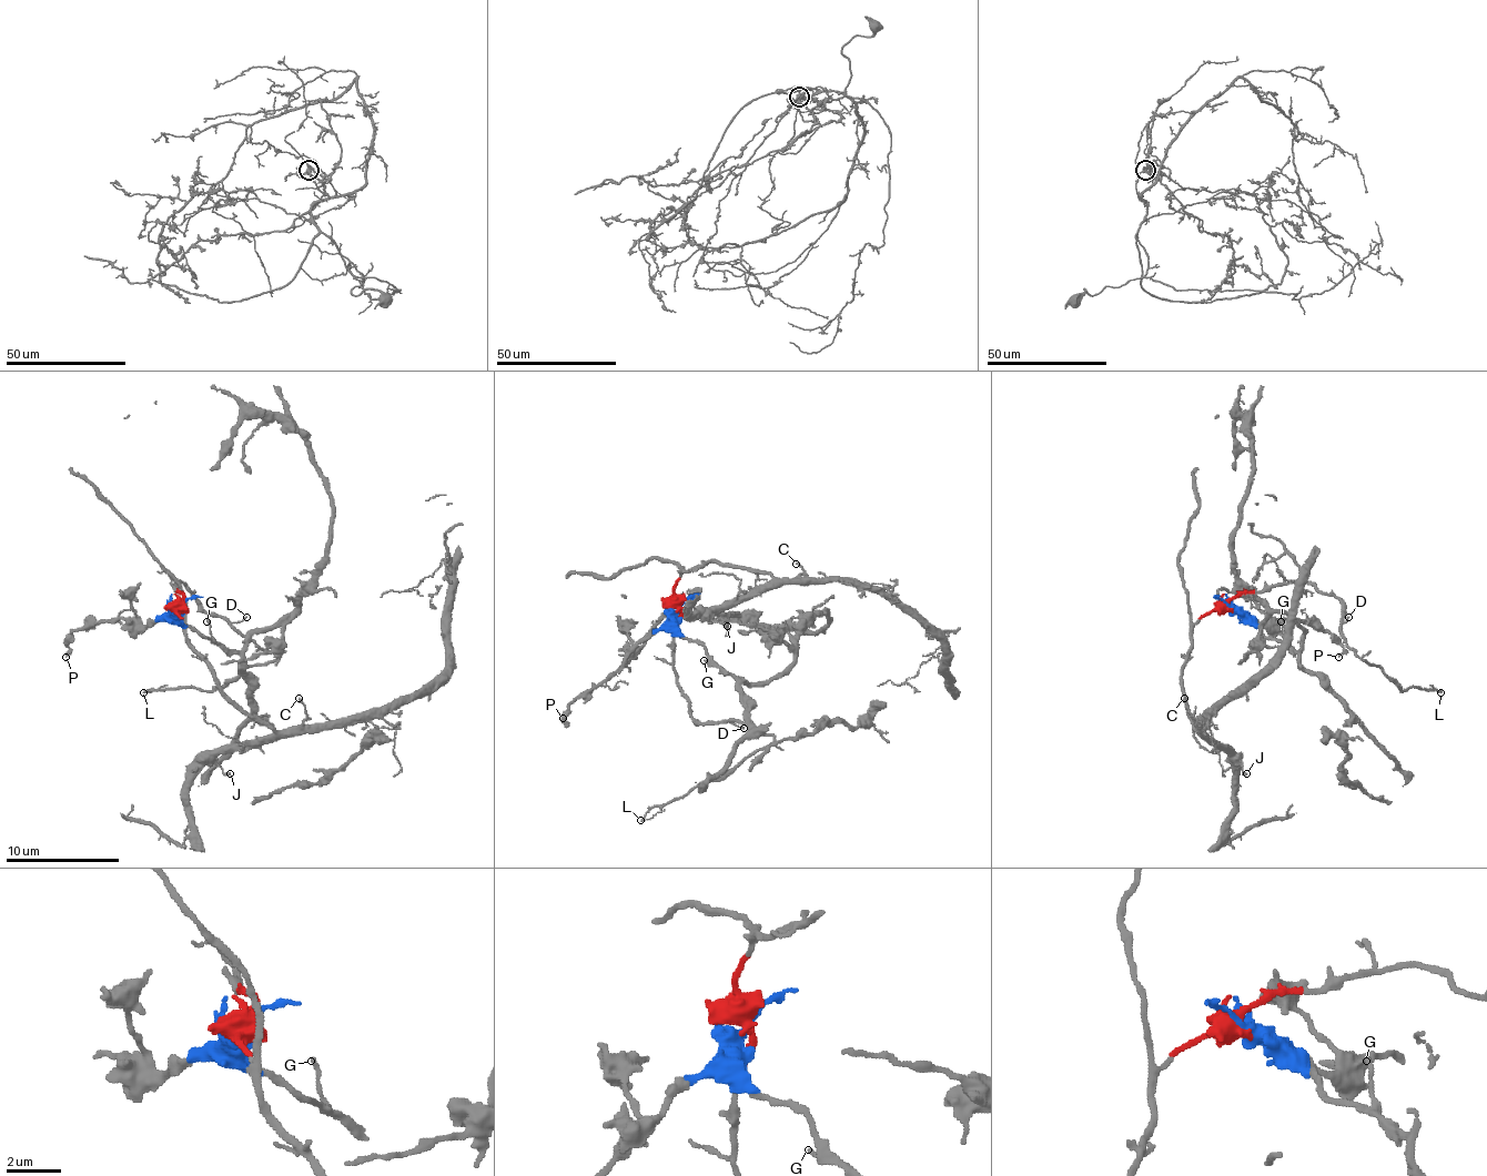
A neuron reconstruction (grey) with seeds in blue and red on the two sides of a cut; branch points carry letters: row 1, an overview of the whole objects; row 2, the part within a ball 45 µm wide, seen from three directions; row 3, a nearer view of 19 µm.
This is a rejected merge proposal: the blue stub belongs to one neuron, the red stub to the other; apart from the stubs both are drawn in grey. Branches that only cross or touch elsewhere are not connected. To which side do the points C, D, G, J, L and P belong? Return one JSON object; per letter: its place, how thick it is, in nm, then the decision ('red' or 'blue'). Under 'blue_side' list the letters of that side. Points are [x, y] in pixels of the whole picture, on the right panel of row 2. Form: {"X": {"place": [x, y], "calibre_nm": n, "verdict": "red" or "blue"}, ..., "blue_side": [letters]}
{"C": {"place": [1184, 698], "calibre_nm": 130, "verdict": "red"}, "D": {"place": [1348, 617], "calibre_nm": 100, "verdict": "red"}, "G": {"place": [1281, 621], "calibre_nm": 140, "verdict": "blue"}, "J": {"place": [1246, 773], "calibre_nm": 160, "verdict": "red"}, "L": {"place": [1440, 692], "calibre_nm": 100, "verdict": "red"}, "P": {"place": [1338, 657], "calibre_nm": 240, "verdict": "blue"}, "blue_side": ["G", "P"]}

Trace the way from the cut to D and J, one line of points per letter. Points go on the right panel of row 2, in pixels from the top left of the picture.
D: (1227, 606), (1244, 591), (1267, 591), (1306, 580), (1321, 591), (1333, 595), (1344, 609), (1344, 624), (1349, 617)
J: (1227, 606), (1207, 611), (1193, 626), (1191, 660), (1182, 675), (1191, 722), (1210, 742), (1224, 746), (1247, 773)

